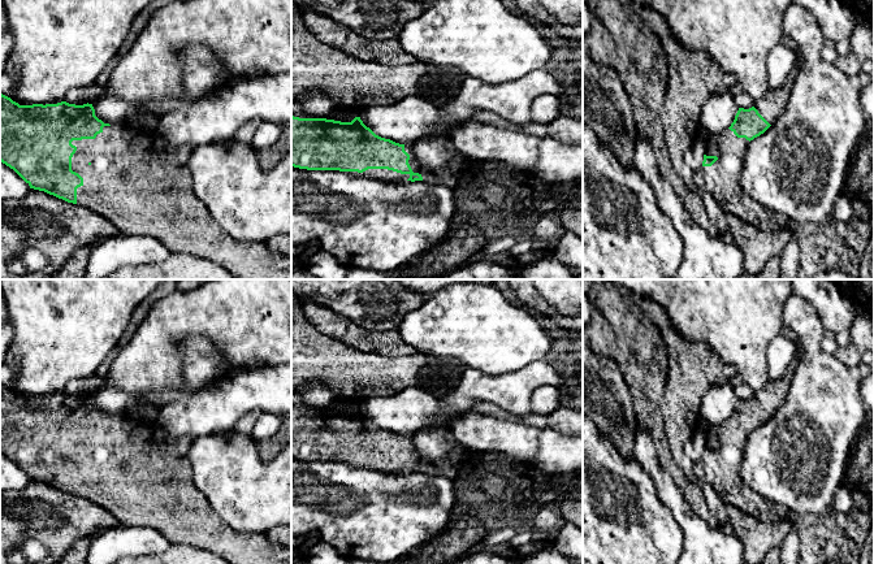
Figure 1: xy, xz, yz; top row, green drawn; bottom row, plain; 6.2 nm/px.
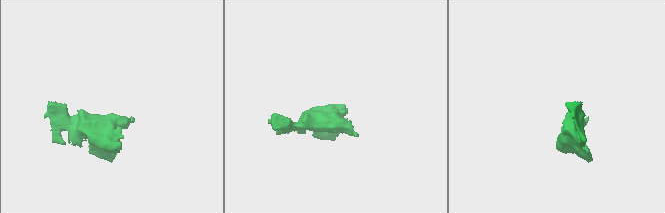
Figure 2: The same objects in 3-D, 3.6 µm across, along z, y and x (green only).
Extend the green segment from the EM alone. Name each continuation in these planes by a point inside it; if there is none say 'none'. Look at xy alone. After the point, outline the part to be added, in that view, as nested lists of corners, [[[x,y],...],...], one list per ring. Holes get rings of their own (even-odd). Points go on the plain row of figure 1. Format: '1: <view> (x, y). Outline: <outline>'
1: xy (139, 473). Outline: [[[133,415],[104,417],[103,422],[98,425],[95,430],[73,431],[72,435],[77,438],[77,442],[72,448],[72,461],[83,469],[83,476],[77,480],[77,496],[85,498],[94,504],[100,506],[113,517],[116,517],[122,526],[155,528],[170,542],[170,545],[186,545],[202,548],[221,556],[230,564],[291,564],[291,547],[284,547],[281,545],[272,543],[264,533],[246,533],[235,530],[218,517],[216,511],[208,503],[205,495],[196,487],[192,480],[190,448],[195,438],[173,437],[157,422],[157,420],[148,420]]]

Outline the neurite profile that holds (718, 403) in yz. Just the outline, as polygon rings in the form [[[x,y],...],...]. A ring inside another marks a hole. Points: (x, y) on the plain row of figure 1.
[[[727,379],[710,385],[700,404],[700,416],[713,426],[728,420],[735,411],[739,398],[734,385]]]

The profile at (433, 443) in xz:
[[[429,426],[412,435],[412,446],[424,463],[437,463],[464,454],[468,448],[458,442],[449,428]]]

